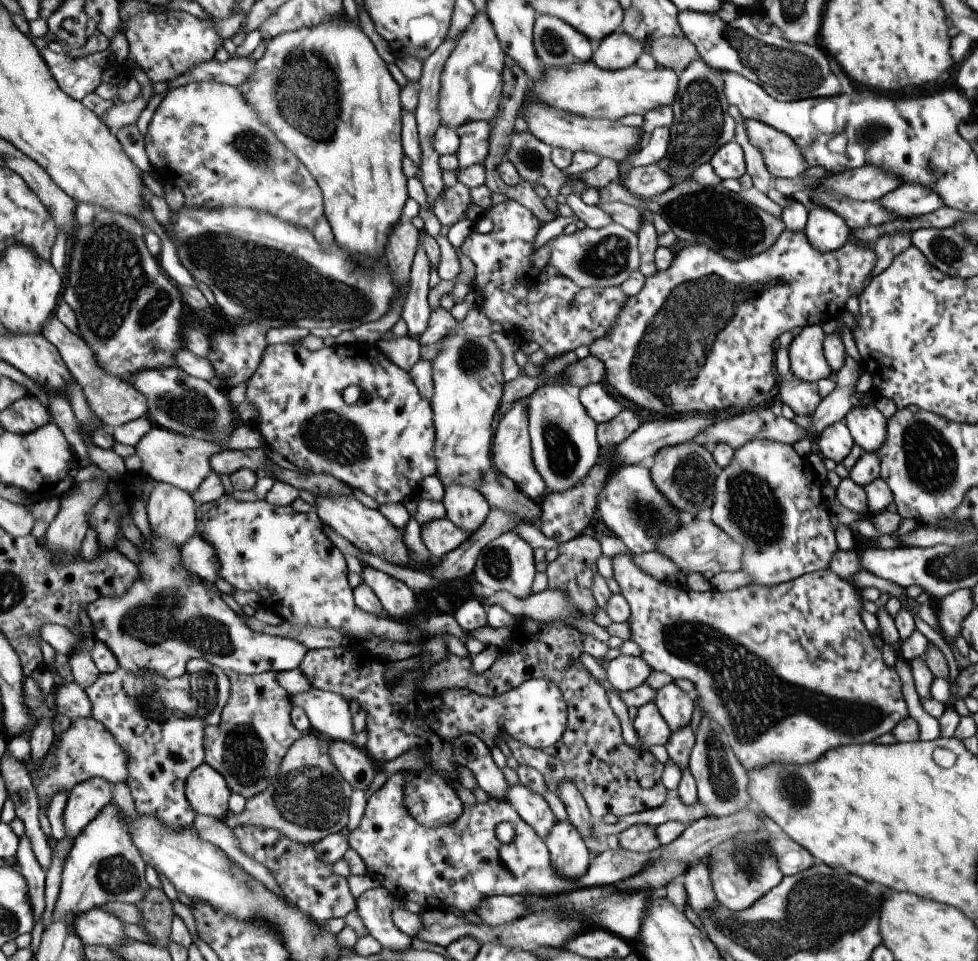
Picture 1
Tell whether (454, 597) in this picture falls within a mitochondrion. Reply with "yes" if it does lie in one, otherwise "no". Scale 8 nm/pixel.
no

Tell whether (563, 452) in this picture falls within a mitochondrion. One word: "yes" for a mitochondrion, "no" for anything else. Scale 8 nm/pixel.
yes

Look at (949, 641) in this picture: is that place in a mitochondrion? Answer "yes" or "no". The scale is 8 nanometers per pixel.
no

